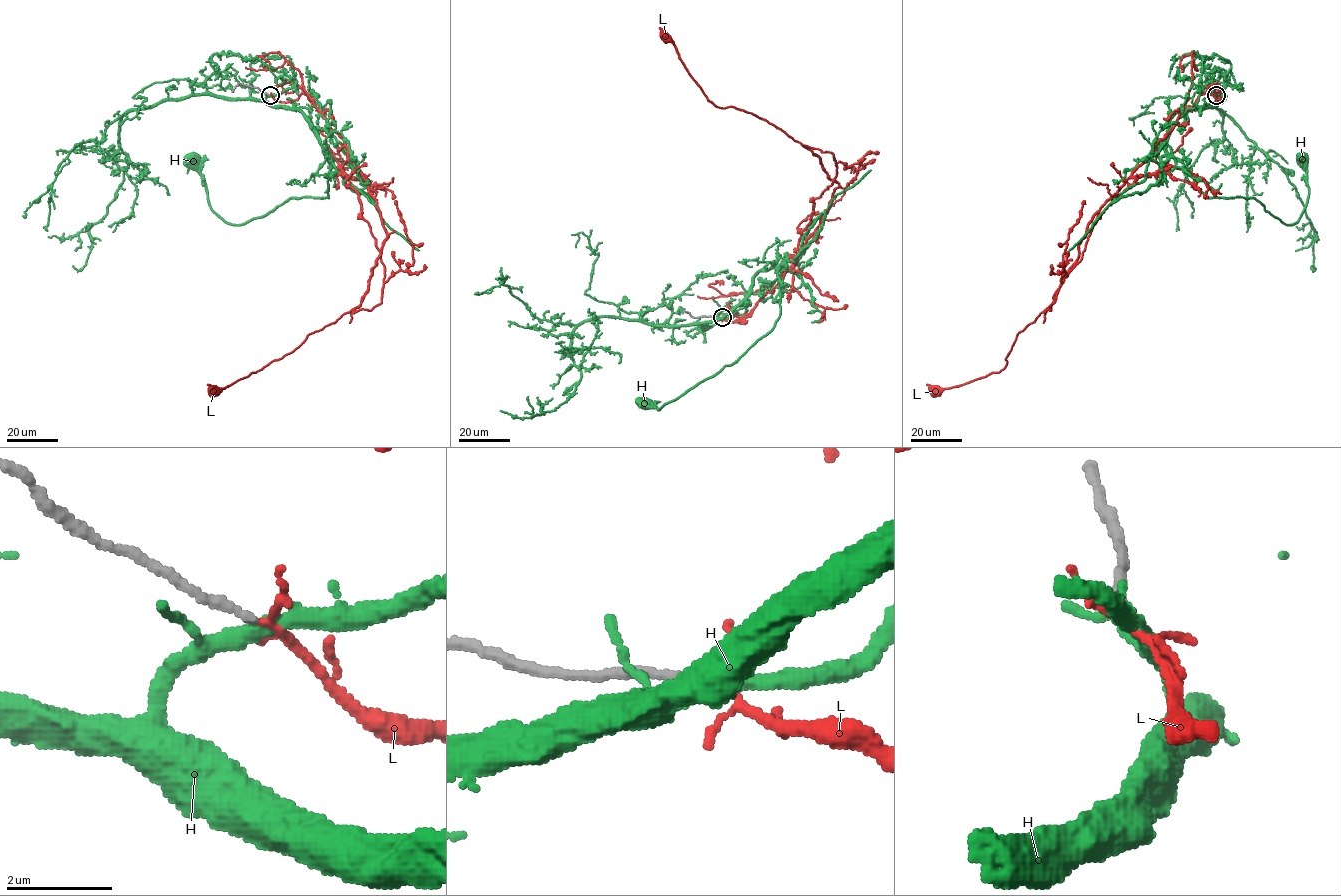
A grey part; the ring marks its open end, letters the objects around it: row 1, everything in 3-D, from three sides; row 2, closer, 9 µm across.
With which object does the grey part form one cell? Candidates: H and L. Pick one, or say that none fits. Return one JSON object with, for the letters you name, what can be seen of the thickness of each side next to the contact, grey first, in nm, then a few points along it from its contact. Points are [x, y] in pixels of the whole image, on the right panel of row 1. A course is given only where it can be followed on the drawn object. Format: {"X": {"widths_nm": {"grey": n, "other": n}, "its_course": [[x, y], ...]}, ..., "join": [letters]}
{"L": {"widths_nm": {"grey": 160, "other": 90}, "its_course": [[1217, 95], [1221, 102], [1202, 93], [1186, 107], [1097, 211], [1054, 301], [1016, 335], [1002, 369], [937, 394]]}, "join": ["L"]}

